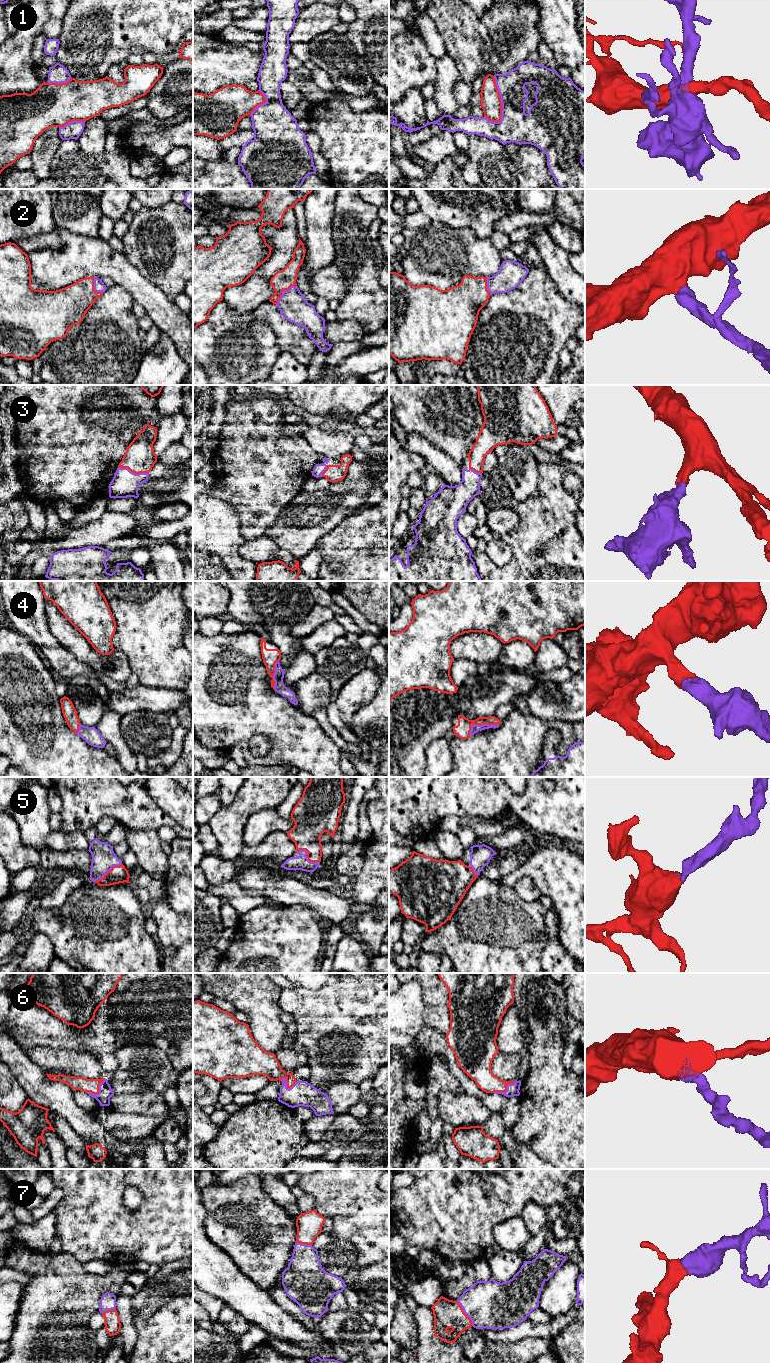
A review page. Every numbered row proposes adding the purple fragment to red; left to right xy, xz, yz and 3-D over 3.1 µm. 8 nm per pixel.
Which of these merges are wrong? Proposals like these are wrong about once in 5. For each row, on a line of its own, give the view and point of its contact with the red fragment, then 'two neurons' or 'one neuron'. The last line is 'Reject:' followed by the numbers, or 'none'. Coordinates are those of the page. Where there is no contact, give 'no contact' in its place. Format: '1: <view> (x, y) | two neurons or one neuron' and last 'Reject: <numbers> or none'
1: yz (500, 99) | two neurons
2: xz (282, 290) | one neuron
3: xy (133, 472) | one neuron
4: yz (479, 724) | one neuron
5: xz (306, 855) | one neuron
6: xz (287, 1086) | one neuron
7: yz (464, 1313) | one neuron
Reject: 1

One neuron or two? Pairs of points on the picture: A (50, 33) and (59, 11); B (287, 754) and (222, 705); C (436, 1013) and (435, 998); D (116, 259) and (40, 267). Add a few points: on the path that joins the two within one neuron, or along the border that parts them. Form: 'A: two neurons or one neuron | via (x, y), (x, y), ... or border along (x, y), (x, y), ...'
A: one neuron | via (53, 28), (56, 16)
B: one neuron | via (278, 736), (247, 705), (240, 705)
C: two neurons | border along (446, 1004), (425, 1006)
D: one neuron | via (97, 261), (72, 261), (65, 266), (59, 267)

